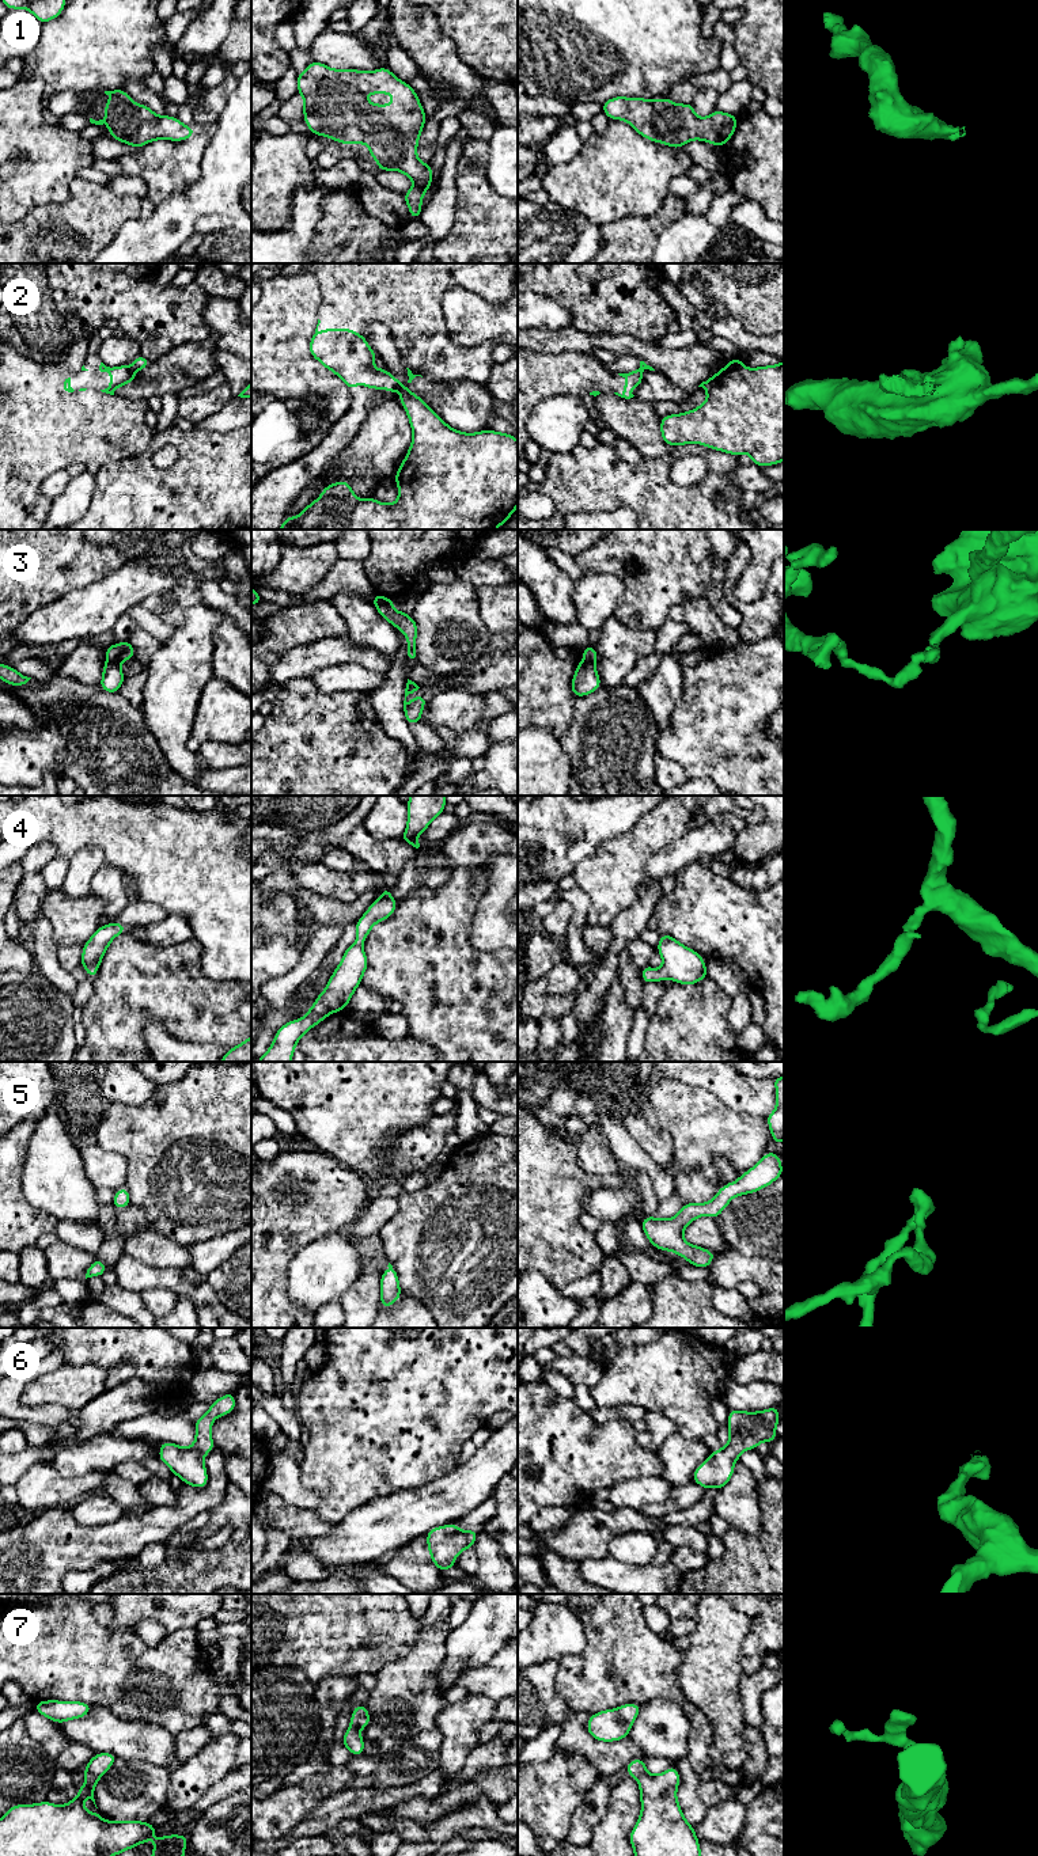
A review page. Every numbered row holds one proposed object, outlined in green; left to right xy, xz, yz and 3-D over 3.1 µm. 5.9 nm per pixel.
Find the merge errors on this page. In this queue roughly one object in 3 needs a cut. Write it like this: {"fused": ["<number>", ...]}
{"fused": ["2", "3"]}

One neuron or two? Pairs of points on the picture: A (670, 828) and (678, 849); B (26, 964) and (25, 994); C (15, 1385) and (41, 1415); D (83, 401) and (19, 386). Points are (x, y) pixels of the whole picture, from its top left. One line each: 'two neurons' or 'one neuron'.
A: two neurons
B: two neurons
C: one neuron
D: one neuron

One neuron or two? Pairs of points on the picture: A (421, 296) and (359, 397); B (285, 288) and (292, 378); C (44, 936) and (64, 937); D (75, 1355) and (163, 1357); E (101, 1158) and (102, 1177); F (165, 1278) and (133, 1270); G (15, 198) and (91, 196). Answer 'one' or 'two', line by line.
A: one
B: one
C: two
D: one
E: one
F: one
G: two

